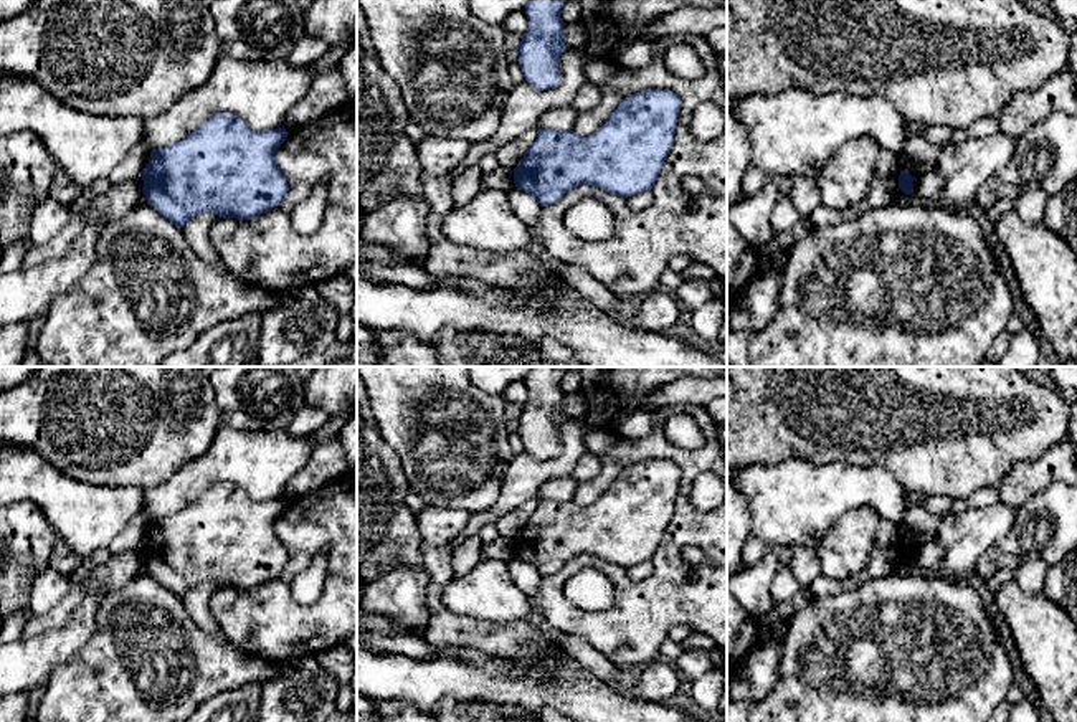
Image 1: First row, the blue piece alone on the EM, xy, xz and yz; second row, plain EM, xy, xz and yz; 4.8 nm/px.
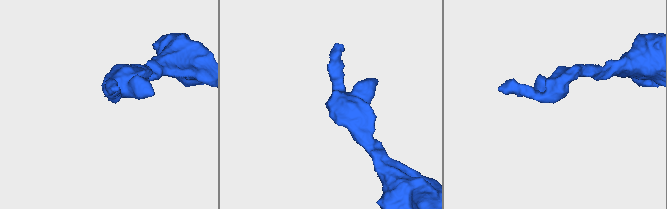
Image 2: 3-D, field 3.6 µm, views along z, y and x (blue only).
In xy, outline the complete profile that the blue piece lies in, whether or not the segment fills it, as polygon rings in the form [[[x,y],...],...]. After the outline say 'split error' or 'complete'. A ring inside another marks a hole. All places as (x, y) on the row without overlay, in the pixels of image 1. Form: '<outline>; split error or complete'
[[[218,482],[182,511],[152,519],[142,545],[147,573],[178,598],[202,583],[238,590],[259,587],[281,575],[289,563],[289,553],[276,532],[287,504],[284,496],[253,501],[243,489]]]; complete

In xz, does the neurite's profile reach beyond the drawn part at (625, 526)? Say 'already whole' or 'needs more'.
already whole

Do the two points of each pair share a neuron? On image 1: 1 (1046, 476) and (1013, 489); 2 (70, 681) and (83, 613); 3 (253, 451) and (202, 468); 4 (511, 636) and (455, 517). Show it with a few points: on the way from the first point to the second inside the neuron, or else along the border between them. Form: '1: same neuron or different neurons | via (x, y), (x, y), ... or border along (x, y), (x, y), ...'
1: same neuron | via (1038, 476), (1021, 483)
2: different neurons | border along (96, 622), (93, 636), (47, 681)
3: same neuron | via (240, 458), (230, 458), (215, 465)
4: same neuron | via (469, 631), (458, 628), (435, 605), (438, 559)

